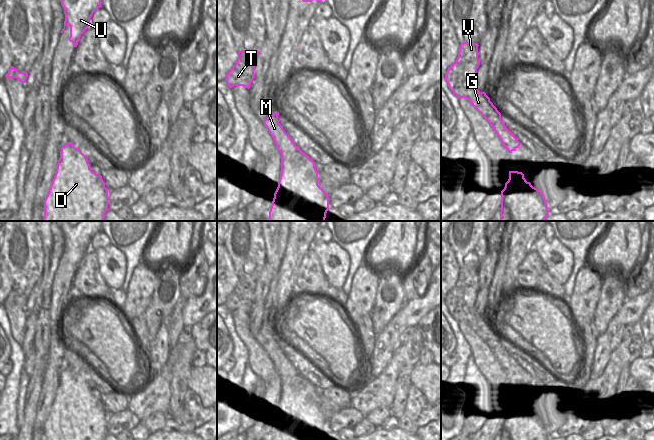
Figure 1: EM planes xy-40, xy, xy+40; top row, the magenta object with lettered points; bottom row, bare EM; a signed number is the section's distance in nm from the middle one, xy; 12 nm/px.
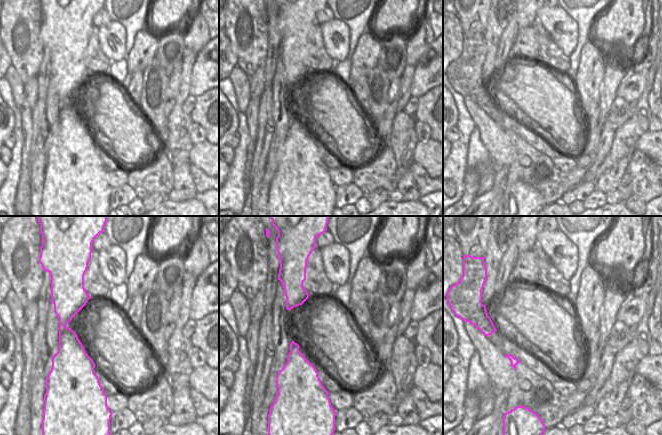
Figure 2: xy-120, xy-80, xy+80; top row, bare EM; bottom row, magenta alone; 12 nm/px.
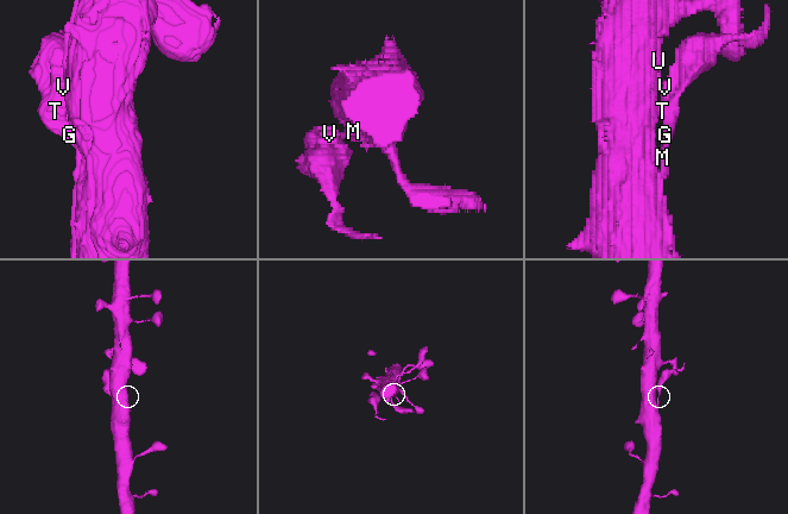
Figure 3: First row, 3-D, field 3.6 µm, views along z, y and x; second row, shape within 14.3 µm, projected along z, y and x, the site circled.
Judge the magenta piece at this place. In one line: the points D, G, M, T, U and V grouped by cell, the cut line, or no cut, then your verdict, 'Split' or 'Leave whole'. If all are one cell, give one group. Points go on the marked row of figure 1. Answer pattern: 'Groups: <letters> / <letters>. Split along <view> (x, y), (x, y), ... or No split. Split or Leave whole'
Groups: D U / G M T V. Split along xy (299, 149), (291, 162), (281, 166). Split

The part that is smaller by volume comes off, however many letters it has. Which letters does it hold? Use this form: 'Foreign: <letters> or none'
Foreign: G, M, T, V

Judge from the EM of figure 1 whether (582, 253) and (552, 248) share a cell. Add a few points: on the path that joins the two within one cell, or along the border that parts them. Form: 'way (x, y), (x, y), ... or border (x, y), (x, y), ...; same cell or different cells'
border (555, 236), (572, 253), (571, 274); different cells

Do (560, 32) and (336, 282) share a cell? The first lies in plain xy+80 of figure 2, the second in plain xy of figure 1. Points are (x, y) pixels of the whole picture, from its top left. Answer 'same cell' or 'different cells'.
same cell

